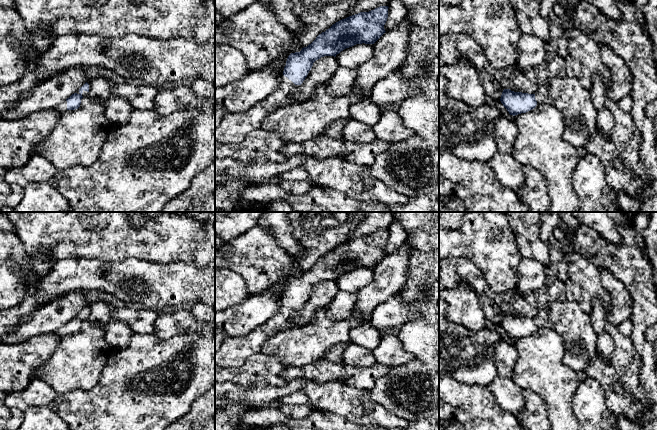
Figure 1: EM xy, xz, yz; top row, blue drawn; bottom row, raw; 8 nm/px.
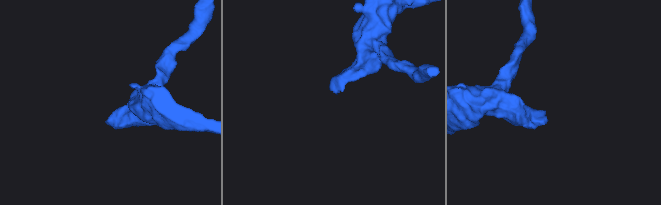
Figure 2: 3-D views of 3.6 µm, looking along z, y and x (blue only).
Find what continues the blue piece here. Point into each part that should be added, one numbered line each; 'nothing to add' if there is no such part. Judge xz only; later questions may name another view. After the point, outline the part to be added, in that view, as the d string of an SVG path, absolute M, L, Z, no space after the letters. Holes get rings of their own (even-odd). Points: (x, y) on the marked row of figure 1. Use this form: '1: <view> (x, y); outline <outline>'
1: xz (233, 128); outline M283 75L280 85L264 100L242 112L231 112L224 115L218 125L215 125L215 140L225 144L235 144L242 141L248 133L260 127L262 120L268 113L294 103L291 97L291 88L296 86Z

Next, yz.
1: yz (542, 95); outline M541 87L536 93L535 93L535 99L537 101L537 104L540 103L549 103L553 104L553 99L547 89L547 87Z

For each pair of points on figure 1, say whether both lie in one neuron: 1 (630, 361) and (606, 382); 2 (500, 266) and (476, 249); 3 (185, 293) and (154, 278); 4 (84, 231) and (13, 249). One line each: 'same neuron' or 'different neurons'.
1: different neurons
2: same neuron
3: same neuron
4: different neurons

